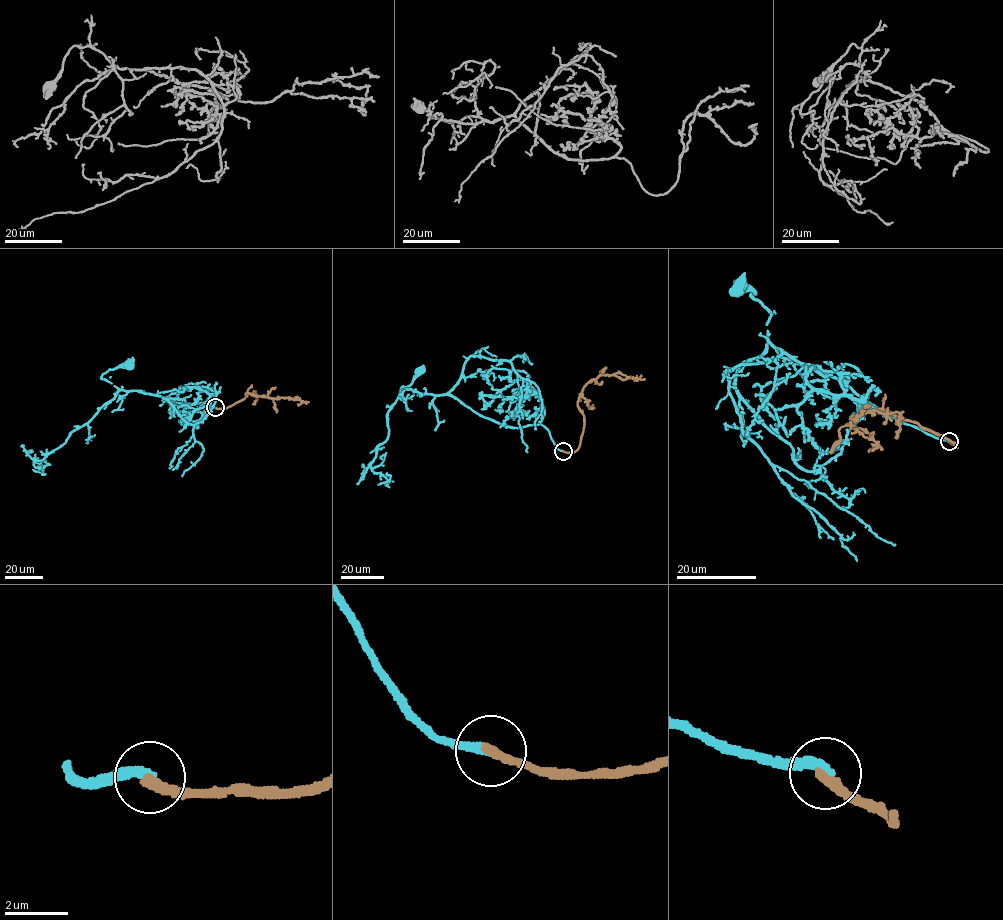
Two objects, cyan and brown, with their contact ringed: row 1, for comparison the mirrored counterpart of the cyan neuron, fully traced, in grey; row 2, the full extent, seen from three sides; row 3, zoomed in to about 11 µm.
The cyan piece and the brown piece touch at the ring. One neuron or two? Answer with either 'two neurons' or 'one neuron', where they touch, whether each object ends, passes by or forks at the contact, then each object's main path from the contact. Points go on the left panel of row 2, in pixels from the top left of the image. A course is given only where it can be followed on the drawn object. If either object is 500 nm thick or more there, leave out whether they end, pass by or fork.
one neuron; at (215, 407); cyan ends there; brown ends there; cyan runs (215, 408), (206, 402), (175, 403), (139, 390), (119, 390), (101, 378), (109, 369), (129, 365); brown runs (215, 408), (228, 407), (244, 399), (246, 393), (308, 402)

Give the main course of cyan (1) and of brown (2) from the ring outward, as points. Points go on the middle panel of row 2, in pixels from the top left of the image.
1: (563, 451), (540, 424), (505, 427), (448, 395), (414, 395), (402, 400), (402, 388), (421, 372)
2: (563, 451), (574, 452), (579, 446), (584, 420), (577, 405), (585, 385), (601, 375), (615, 373), (644, 378)

